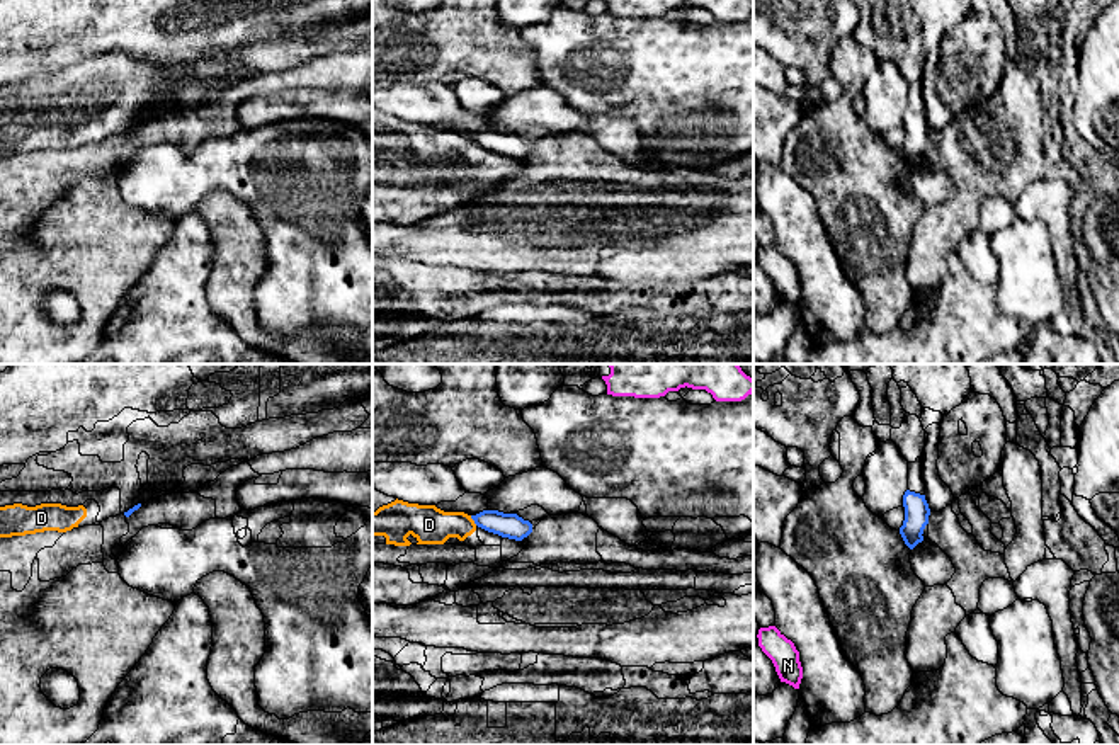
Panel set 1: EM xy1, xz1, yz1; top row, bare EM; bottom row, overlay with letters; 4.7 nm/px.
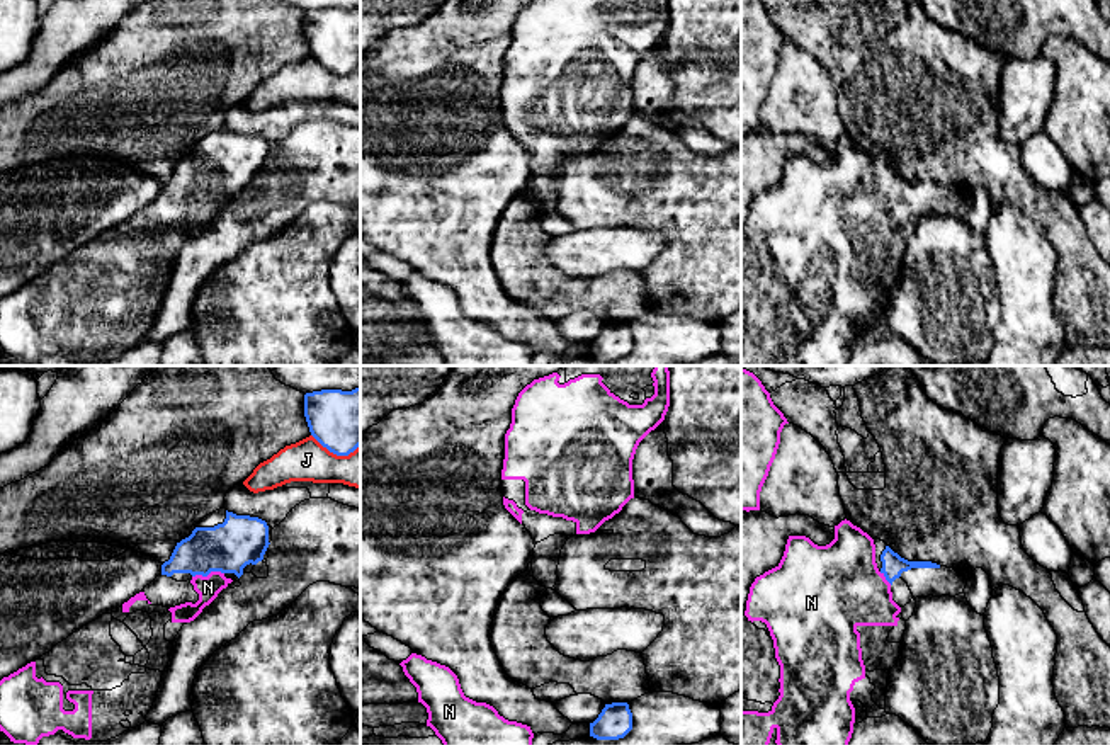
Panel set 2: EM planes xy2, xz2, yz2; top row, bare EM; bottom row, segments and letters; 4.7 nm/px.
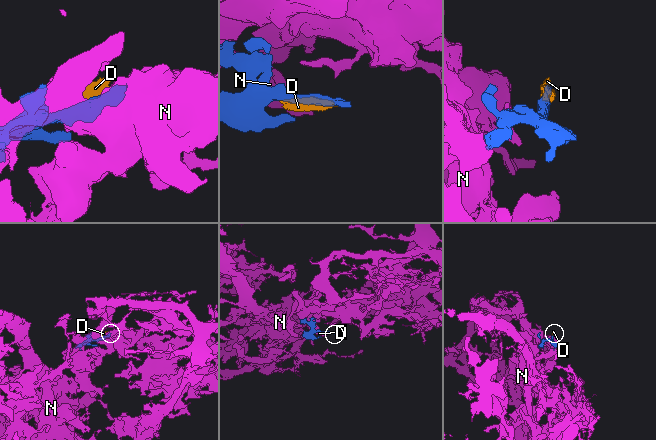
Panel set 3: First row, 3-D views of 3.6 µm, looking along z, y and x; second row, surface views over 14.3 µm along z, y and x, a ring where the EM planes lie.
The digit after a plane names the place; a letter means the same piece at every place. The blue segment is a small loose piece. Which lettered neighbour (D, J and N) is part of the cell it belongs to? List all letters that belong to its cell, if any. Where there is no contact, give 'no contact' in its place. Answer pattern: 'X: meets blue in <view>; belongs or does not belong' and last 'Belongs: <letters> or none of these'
D: meets blue in xz1; does not belong
J: meets blue in xy2; does not belong
N: meets blue in xy2; belongs
Belongs: N

